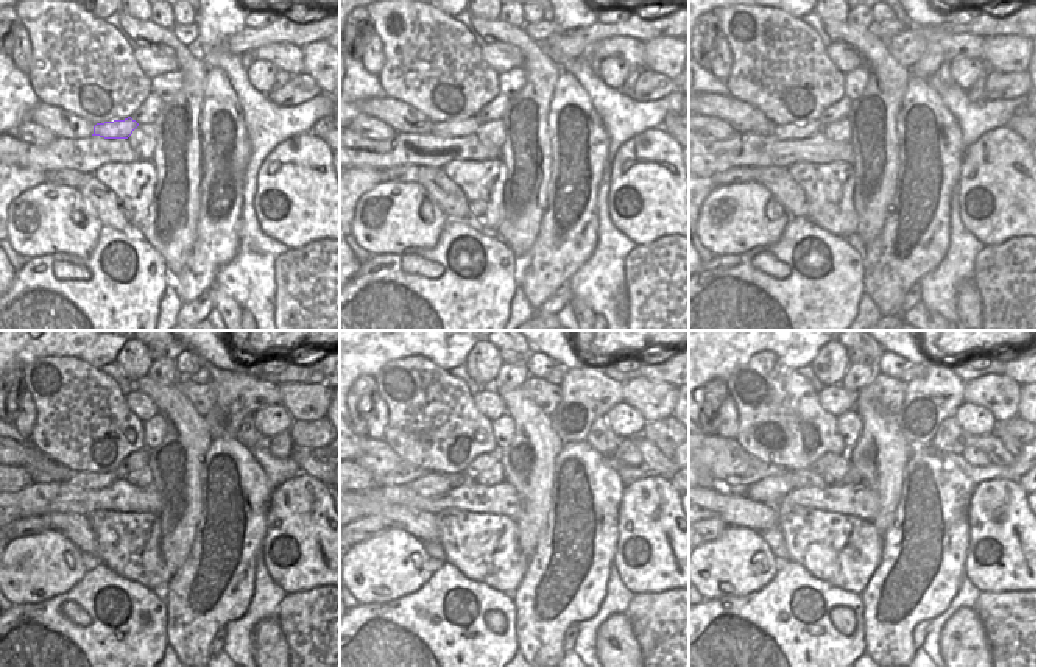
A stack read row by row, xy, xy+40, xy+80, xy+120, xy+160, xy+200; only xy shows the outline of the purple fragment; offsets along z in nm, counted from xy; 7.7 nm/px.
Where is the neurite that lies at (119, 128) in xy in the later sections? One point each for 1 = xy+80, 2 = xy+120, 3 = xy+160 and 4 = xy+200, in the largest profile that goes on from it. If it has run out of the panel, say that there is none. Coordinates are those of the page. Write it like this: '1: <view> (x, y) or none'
1: xy+80 (787, 131)
2: xy+120 (83, 480)
3: xy+160 (434, 483)
4: xy+200 (770, 490)

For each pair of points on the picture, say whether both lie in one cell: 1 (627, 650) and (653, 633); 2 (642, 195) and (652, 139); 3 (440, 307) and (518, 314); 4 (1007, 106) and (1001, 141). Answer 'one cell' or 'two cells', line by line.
1: two cells
2: one cell
3: two cells
4: two cells

